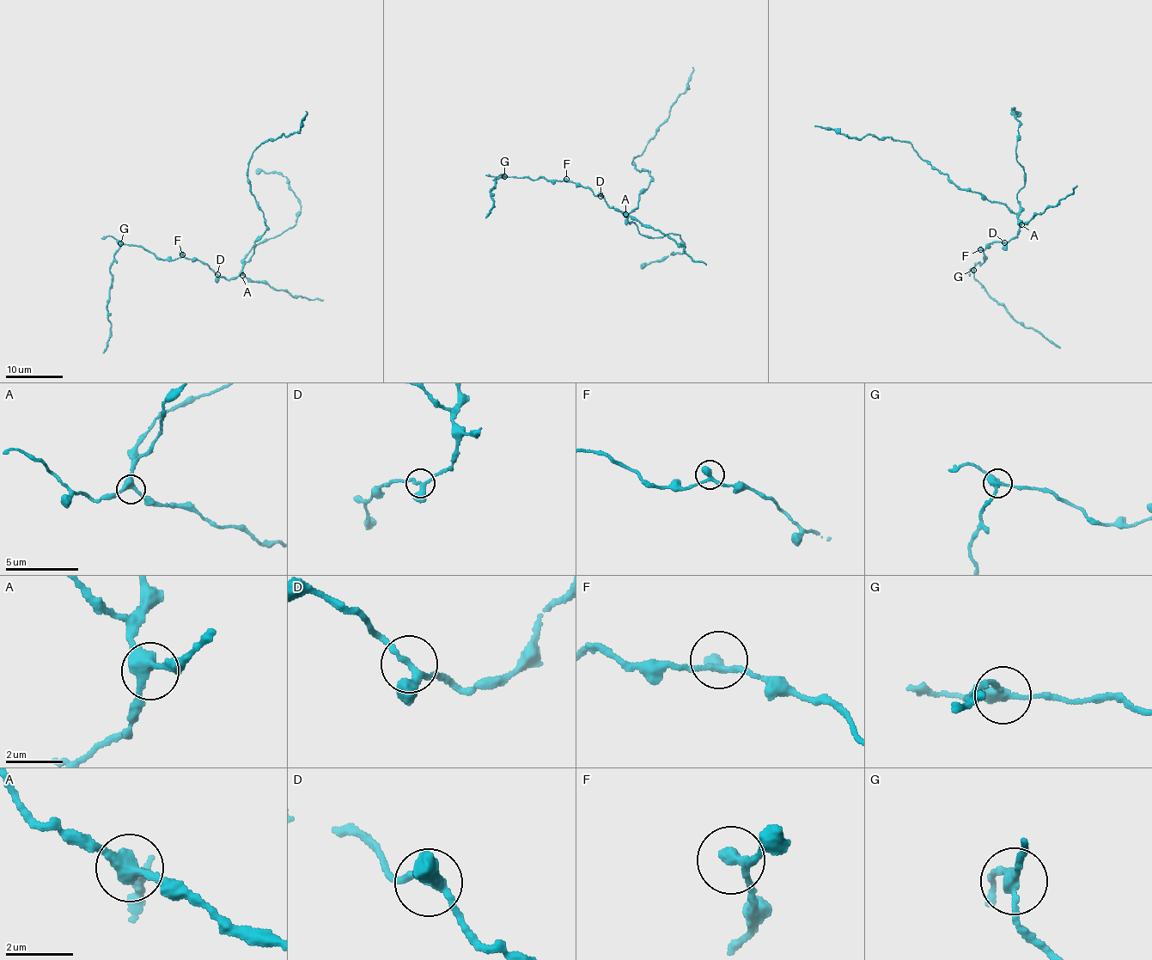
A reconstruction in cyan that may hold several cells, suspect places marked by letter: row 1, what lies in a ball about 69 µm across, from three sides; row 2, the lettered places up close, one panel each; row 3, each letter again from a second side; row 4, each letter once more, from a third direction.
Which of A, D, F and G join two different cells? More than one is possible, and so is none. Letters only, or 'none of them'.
G

